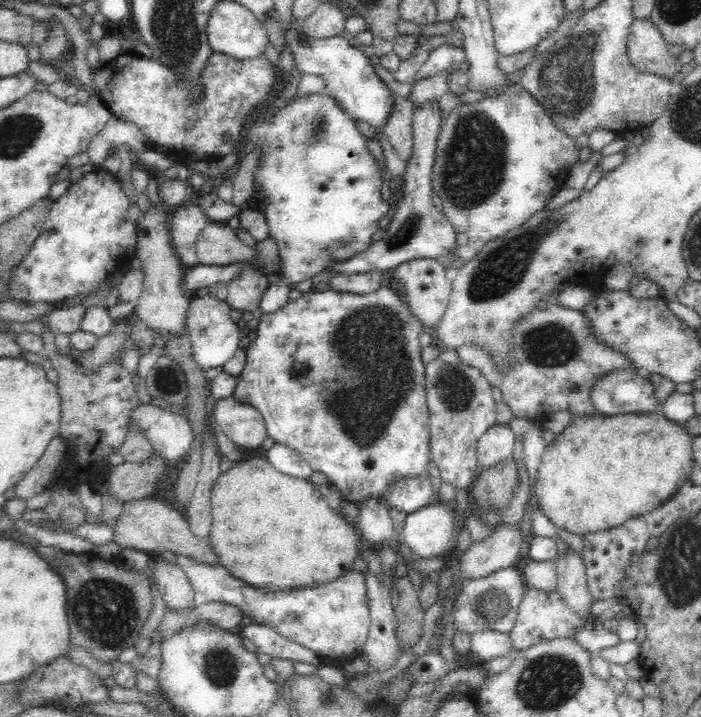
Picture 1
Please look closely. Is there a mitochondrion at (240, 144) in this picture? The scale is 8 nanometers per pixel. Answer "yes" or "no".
no

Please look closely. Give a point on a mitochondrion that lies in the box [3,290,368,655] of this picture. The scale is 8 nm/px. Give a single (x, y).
(106, 612)

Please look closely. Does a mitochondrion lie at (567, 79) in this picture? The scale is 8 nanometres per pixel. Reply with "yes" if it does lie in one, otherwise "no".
yes

